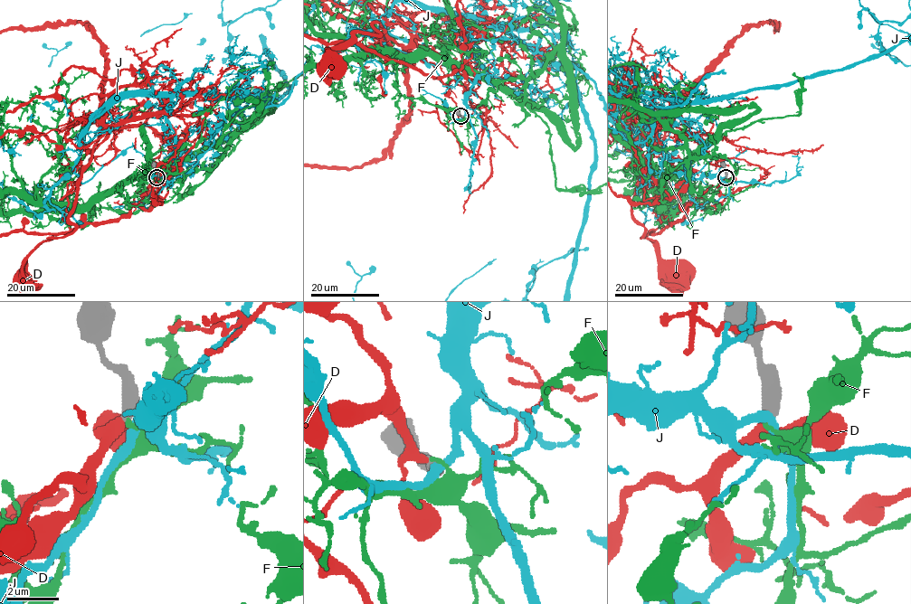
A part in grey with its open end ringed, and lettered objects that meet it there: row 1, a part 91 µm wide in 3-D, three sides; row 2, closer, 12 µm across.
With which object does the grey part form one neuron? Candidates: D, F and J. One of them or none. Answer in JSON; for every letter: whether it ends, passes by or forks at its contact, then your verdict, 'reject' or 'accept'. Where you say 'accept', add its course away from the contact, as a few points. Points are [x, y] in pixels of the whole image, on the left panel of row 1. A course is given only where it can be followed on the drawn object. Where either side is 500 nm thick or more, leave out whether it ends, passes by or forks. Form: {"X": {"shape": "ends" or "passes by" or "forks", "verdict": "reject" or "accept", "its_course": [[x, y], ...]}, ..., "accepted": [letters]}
{"D": {"verdict": "accept", "its_course": [[157, 177], [147, 210], [167, 191], [179, 116], [107, 127], [78, 182], [74, 229], [35, 249], [23, 280]]}, "F": {"verdict": "reject"}, "J": {"verdict": "reject"}, "accepted": ["D"]}

